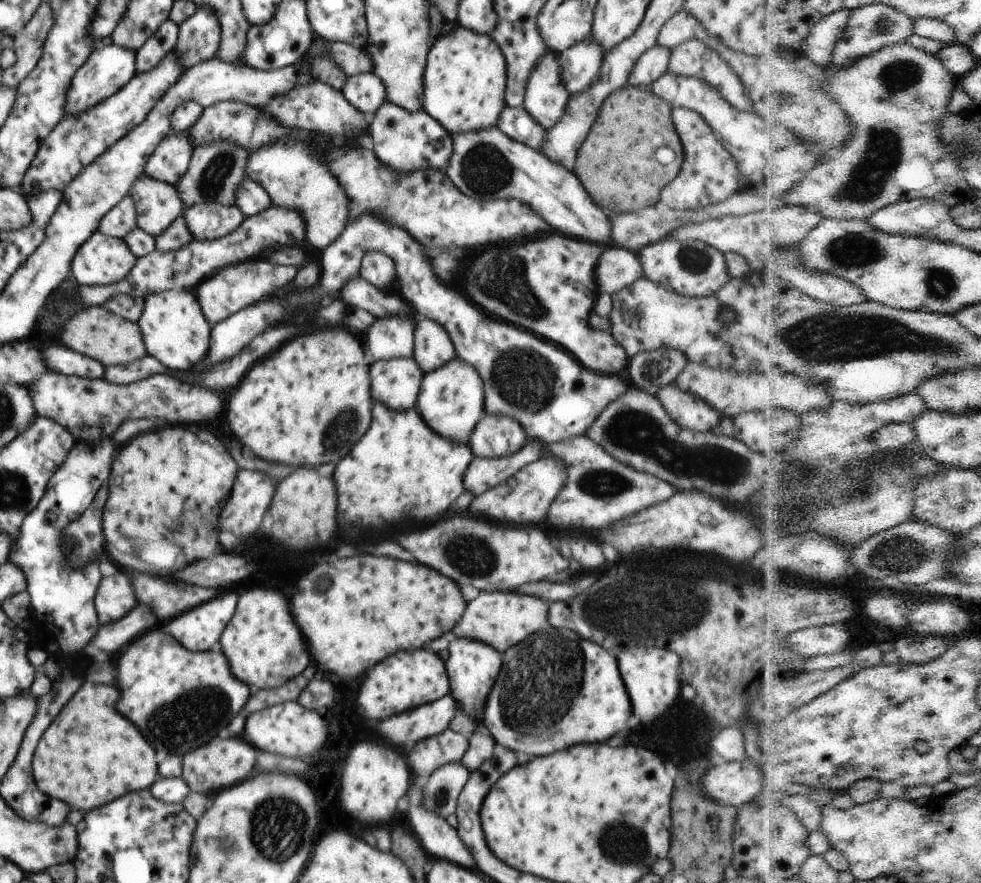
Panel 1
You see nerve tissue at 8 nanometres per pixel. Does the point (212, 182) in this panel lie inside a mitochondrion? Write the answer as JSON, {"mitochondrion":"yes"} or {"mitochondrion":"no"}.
{"mitochondrion":"yes"}

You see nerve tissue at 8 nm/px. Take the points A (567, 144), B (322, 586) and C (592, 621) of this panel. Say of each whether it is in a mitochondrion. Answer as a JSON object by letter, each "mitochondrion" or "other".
{"A":"other","B":"mitochondrion","C":"mitochondrion"}

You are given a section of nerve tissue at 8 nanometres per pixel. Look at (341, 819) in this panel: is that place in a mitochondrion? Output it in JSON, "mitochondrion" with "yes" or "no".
{"mitochondrion":"no"}

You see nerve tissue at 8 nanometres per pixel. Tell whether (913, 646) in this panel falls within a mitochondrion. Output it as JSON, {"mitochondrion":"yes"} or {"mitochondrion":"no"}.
{"mitochondrion":"no"}

